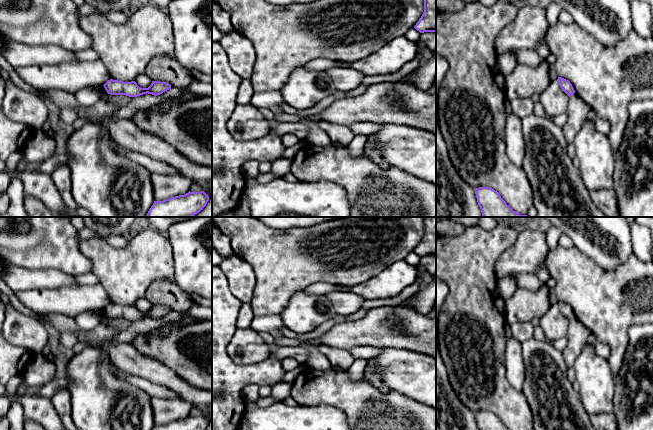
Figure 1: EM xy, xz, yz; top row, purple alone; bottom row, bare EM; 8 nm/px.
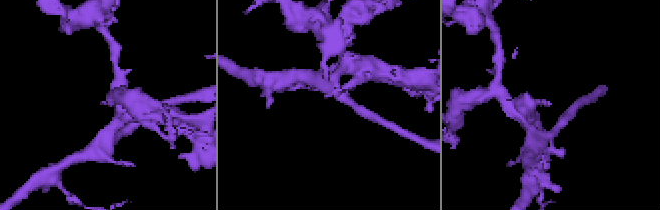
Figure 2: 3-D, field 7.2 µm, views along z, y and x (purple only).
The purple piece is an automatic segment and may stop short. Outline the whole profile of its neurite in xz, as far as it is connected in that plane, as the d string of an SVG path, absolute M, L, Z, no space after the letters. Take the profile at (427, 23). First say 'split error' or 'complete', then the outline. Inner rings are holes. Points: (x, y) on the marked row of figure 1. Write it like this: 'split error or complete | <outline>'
complete | M424 0L424 12L414 28L420 33L436 32L436 0Z

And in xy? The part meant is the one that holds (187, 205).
complete | M188 192L165 199L154 201L146 217L192 217L199 213L209 201L209 196L204 192Z

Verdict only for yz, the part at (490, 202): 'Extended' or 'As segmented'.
As segmented

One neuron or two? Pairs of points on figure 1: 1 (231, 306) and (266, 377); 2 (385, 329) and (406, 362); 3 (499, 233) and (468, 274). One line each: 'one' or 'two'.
1: one
2: two
3: one

